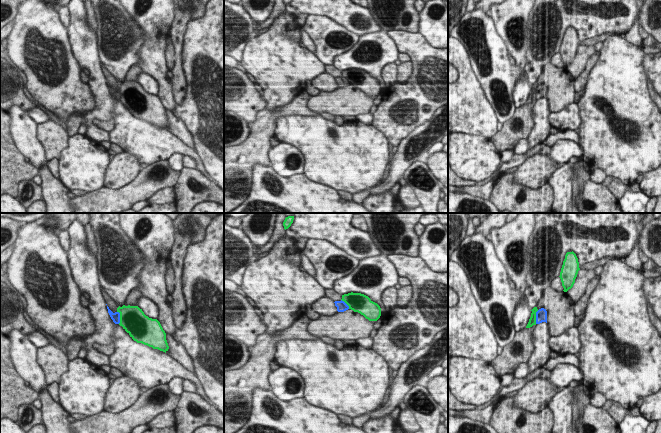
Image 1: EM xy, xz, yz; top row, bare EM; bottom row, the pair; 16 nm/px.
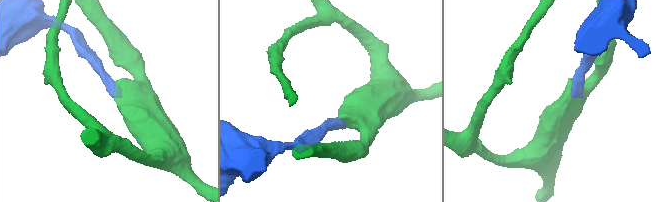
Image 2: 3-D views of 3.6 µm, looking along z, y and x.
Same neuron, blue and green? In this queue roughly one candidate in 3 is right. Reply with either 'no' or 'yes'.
no

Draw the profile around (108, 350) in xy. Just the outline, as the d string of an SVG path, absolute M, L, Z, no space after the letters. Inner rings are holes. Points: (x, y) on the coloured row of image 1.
M94 344L92 345L94 349L96 349L98 352L105 354L106 356L111 356L114 354L114 345L110 344L108 346L105 345L99 345L99 344Z

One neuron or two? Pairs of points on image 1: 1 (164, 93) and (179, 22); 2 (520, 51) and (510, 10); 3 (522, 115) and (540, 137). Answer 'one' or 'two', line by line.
1: two
2: one
3: two

